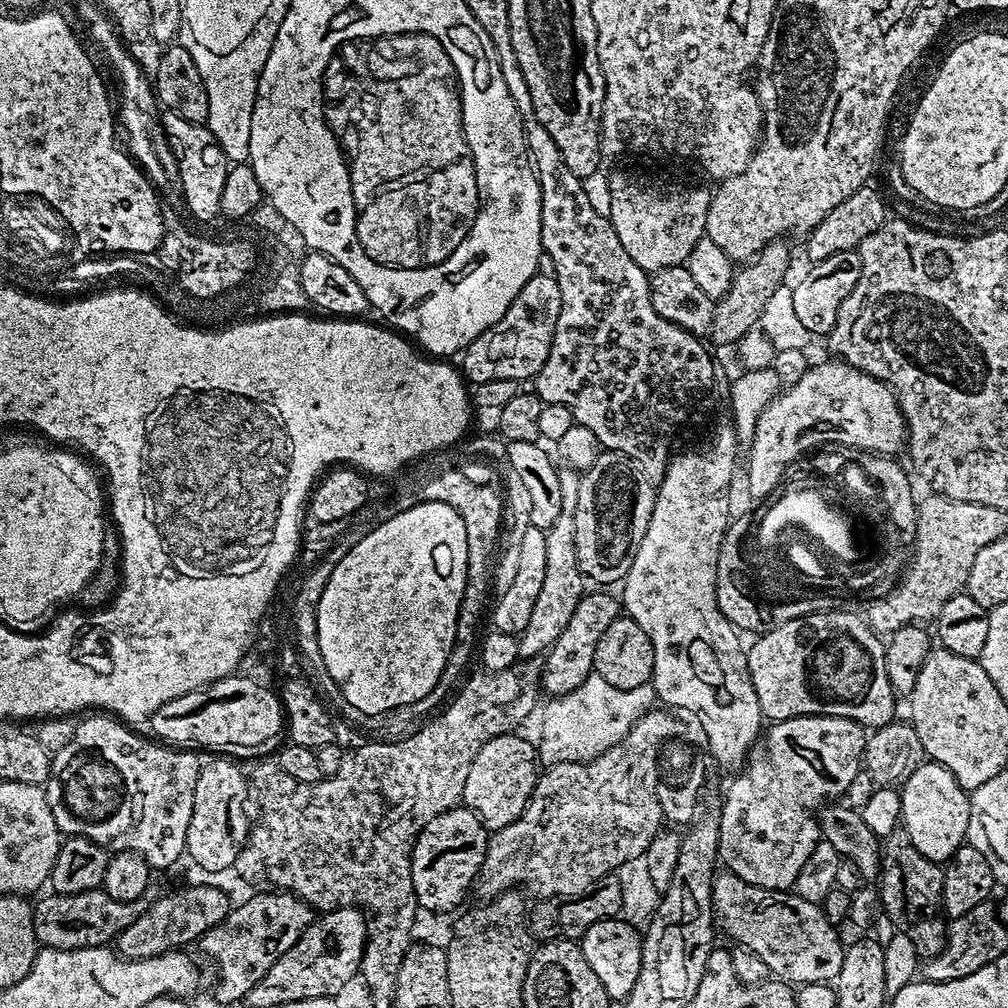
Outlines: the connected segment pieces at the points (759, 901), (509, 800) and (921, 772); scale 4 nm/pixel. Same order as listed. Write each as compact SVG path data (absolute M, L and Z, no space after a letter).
M724 870L717 875L716 879L712 881L712 911L715 919L724 927L724 932L730 939L736 940L735 942L739 947L749 948L754 954L758 954L758 958L762 958L762 962L766 962L769 973L777 981L783 982L789 986L799 986L801 984L827 984L831 985L838 978L838 970L842 970L842 958L844 957L845 945L840 944L840 936L837 925L831 924L826 918L823 907L814 902L806 902L806 898L798 898L795 892L791 890L777 890L775 888L759 888L750 882L746 882L742 878L735 876L733 872Z
M520 734L490 738L490 742L478 750L478 758L474 758L470 766L463 803L482 821L485 828L505 828L517 820L532 801L537 775L538 748L533 741L531 744L530 741L523 740Z
M925 762L910 774L910 778L899 789L902 798L903 831L910 834L910 842L918 846L926 858L937 862L947 862L961 844L965 843L968 835L968 823L970 822L969 793L950 774L950 770L943 768L941 764Z

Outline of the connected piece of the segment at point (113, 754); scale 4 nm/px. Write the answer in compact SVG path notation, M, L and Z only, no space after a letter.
M92 714L89 716L92 716L89 720L83 721L81 719L77 723L74 738L70 738L70 742L66 742L66 746L62 746L62 750L58 750L52 756L52 774L48 778L46 791L50 802L50 810L54 814L54 822L58 826L58 830L65 837L81 836L82 838L90 838L92 842L107 848L109 853L112 854L137 852L147 862L148 867L153 870L168 868L171 864L178 863L180 856L182 860L186 852L186 830L190 830L190 814L194 814L194 786L198 782L198 774L202 763L201 757L196 757L195 754L197 755L197 753L192 750L177 750L175 747L165 746L160 742L151 744L150 741L135 736L128 729L131 727L125 726L119 719L113 718L111 715Z

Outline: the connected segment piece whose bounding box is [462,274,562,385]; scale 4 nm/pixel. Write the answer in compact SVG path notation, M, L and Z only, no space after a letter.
M537 274L518 290L518 298L510 302L510 310L498 318L498 322L488 331L478 334L474 342L470 342L462 353L464 368L462 372L473 385L490 382L494 378L510 378L517 382L531 381L542 370L546 358L550 354L550 346L554 338L554 330L558 326L558 314L562 314L562 290L558 290L558 282L551 274Z

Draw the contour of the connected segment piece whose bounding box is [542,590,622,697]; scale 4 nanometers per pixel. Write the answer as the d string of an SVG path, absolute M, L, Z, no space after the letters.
M596 590L589 591L578 602L574 615L570 622L566 622L566 630L558 634L558 642L554 642L543 657L544 679L542 688L549 697L565 696L570 690L582 686L587 676L593 675L594 650L598 646L598 638L606 632L606 626L614 622L617 616L621 615L622 604L619 599L611 596L611 591Z

